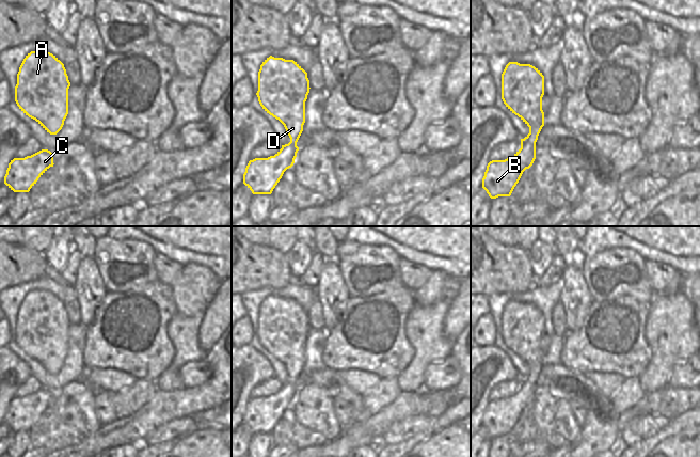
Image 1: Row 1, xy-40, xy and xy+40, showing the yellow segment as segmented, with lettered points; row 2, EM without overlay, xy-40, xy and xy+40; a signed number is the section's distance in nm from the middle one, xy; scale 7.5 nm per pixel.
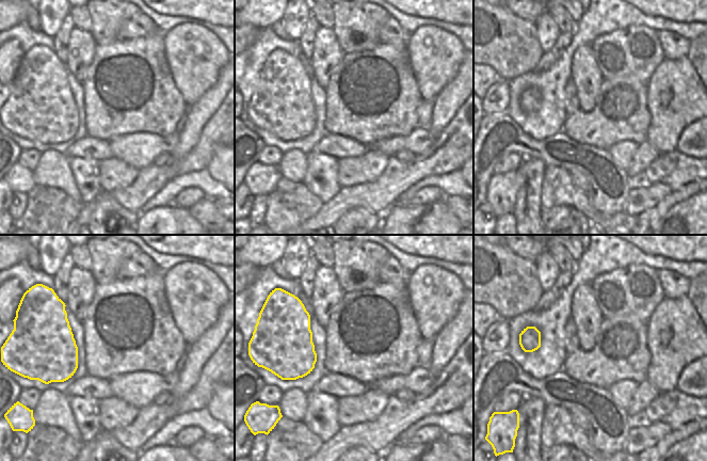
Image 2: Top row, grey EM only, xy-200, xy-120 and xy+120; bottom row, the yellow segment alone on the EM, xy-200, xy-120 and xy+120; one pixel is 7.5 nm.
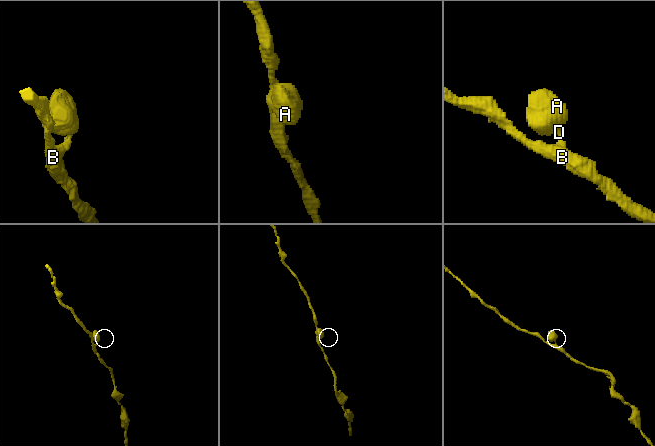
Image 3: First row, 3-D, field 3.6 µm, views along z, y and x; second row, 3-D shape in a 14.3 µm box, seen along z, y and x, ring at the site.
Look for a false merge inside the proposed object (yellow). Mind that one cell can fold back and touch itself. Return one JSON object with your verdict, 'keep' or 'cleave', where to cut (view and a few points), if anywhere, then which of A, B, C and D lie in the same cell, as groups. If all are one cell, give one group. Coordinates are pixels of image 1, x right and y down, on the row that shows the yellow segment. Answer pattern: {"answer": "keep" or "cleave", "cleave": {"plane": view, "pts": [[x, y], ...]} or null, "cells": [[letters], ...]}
{"answer": "keep", "cleave": null, "cells": [["A", "B", "C", "D"]]}

